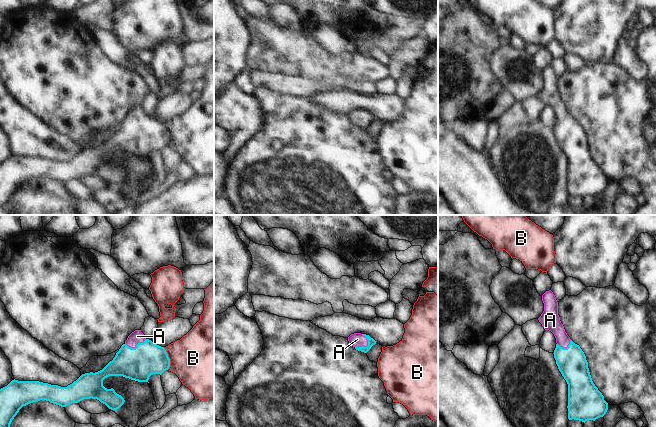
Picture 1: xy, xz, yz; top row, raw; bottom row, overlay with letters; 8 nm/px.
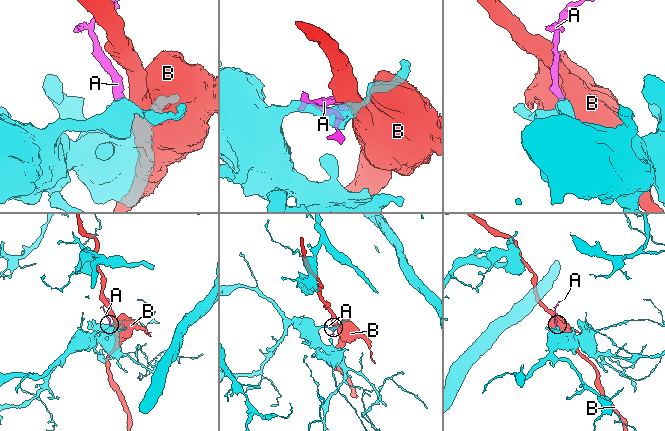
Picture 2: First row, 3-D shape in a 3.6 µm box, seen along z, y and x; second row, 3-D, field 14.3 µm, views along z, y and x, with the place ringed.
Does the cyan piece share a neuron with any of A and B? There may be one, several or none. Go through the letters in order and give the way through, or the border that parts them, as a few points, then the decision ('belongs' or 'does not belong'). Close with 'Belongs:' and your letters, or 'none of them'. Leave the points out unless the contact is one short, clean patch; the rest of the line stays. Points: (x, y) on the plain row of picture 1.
A: way xz (371, 117), (367, 122), (357, 115); belongs
B: does not belong
Belongs: A

